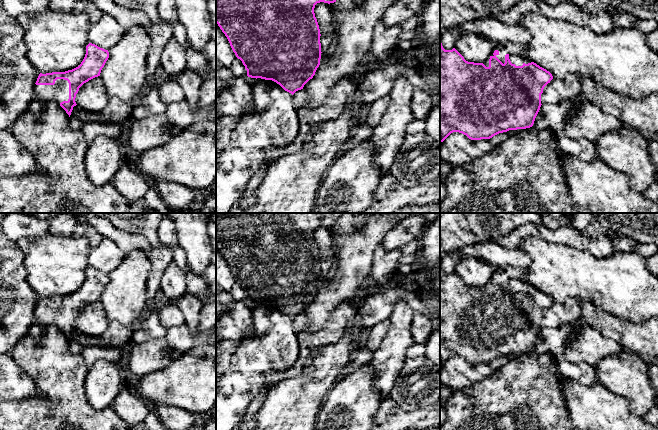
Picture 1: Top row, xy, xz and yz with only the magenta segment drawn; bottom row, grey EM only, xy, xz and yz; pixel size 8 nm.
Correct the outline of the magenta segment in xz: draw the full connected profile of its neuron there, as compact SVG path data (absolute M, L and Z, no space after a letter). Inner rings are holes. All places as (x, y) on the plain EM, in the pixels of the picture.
M216 213L216 247L227 261L236 281L240 283L247 294L247 300L272 304L292 319L303 313L304 309L313 302L321 283L320 253L315 241L314 232L317 227L334 227L343 213Z

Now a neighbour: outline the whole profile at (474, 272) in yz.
M475 258L457 260L454 272L468 286L484 287L497 268L493 265Z

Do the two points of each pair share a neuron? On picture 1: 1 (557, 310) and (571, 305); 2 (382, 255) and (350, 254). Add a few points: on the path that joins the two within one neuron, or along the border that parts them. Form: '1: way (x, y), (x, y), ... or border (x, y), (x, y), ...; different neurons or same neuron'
1: way (560, 310), (568, 308); same neuron
2: border (380, 243), (374, 252), (369, 278); different neurons

